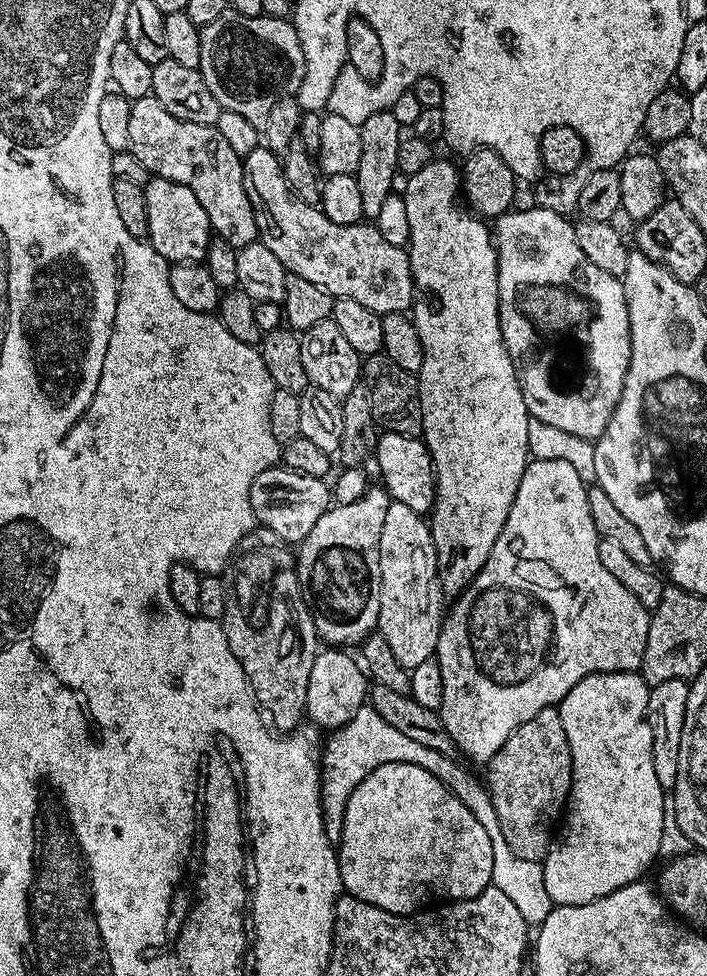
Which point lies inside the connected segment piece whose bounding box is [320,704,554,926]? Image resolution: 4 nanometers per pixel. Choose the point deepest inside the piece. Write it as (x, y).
(353, 751)

